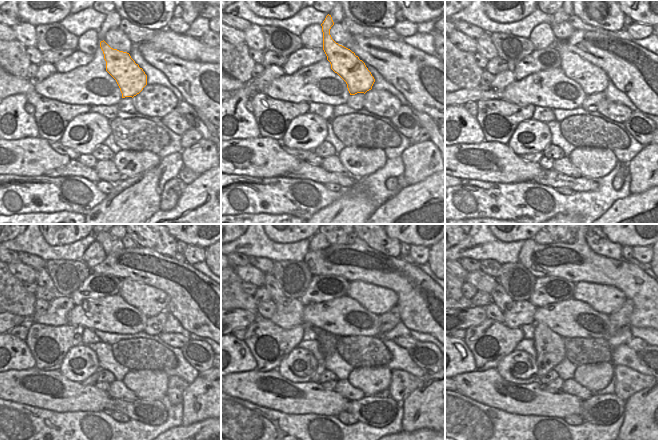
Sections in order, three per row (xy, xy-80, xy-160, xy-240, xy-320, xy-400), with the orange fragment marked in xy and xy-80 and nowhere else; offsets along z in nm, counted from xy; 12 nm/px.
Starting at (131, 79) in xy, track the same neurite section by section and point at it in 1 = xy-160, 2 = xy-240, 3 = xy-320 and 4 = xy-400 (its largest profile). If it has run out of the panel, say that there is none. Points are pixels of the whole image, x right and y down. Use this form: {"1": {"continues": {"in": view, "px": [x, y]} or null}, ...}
{"1": {"continues": {"in": "xy-160", "px": [592, 79]}}, "2": {"continues": {"in": "xy-240", "px": [149, 300]}}, "3": {"continues": {"in": "xy-320", "px": [378, 300]}}, "4": {"continues": {"in": "xy-400", "px": [606, 299]}}}

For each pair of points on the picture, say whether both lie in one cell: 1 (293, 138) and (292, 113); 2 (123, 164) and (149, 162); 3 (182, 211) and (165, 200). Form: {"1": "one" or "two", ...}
{"1": "two", "2": "one", "3": "two"}

